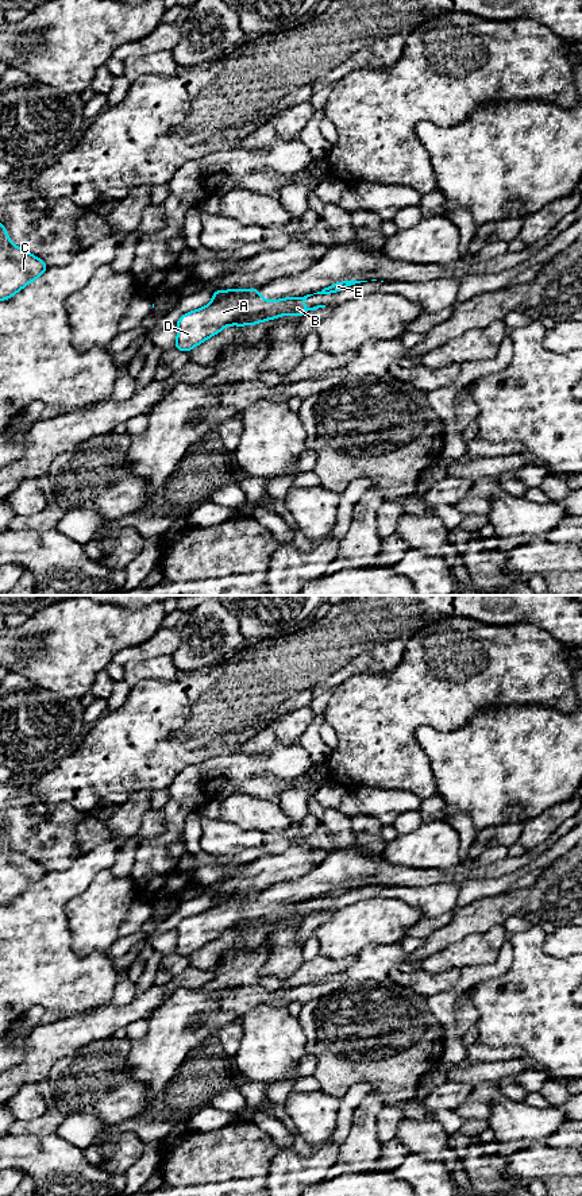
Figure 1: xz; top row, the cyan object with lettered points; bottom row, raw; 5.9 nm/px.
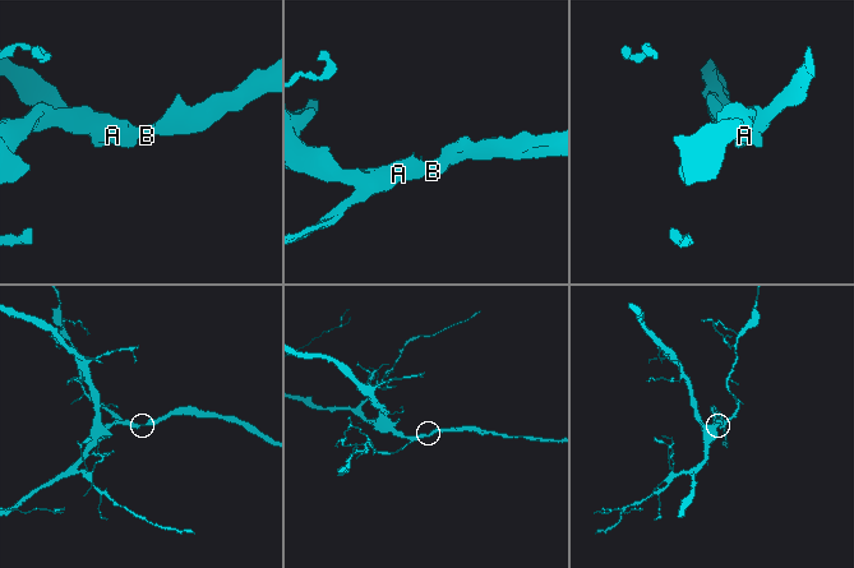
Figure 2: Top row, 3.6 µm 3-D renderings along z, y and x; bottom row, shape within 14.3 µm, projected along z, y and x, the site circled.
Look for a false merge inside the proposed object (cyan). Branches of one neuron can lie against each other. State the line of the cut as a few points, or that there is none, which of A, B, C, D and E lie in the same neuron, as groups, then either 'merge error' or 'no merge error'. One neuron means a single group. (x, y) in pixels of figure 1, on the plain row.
cut in xz along (257, 898), (242, 902), (223, 902), (212, 906); A D / B C E; merge error

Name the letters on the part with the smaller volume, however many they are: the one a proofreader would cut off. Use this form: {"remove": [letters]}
{"remove": ["A", "D"]}

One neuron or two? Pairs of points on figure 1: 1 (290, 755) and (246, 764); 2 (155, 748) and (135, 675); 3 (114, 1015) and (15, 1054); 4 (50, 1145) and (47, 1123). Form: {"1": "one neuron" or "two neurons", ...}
{"1": "one neuron", "2": "two neurons", "3": "two neurons", "4": "two neurons"}

